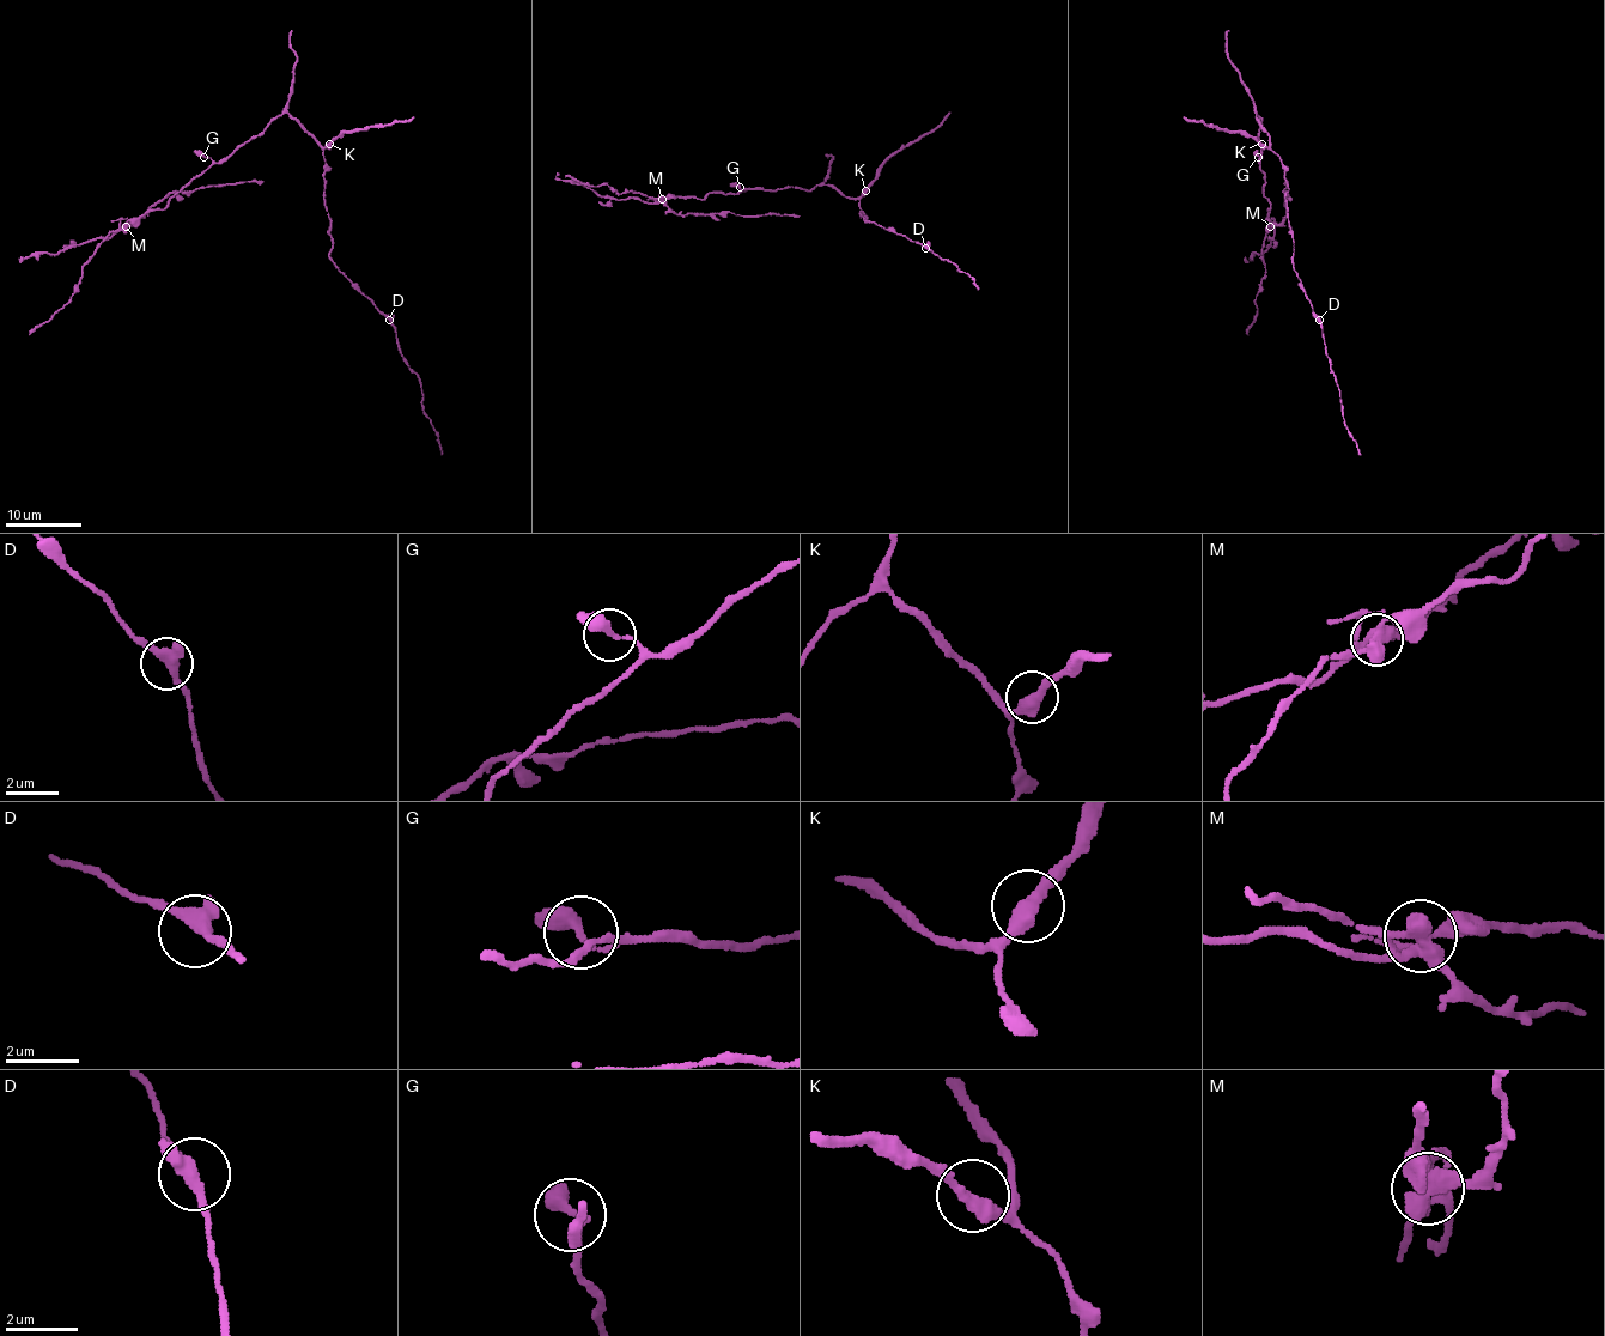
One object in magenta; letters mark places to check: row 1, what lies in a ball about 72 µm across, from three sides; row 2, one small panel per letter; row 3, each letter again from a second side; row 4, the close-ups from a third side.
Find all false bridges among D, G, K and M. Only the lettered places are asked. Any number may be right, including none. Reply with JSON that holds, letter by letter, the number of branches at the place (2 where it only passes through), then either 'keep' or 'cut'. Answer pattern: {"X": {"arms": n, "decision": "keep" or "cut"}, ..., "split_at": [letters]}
{"D": {"arms": 3, "decision": "keep"}, "G": {"arms": 2, "decision": "keep"}, "K": {"arms": 2, "decision": "keep"}, "M": {"arms": 5, "decision": "cut"}, "split_at": ["M"]}

